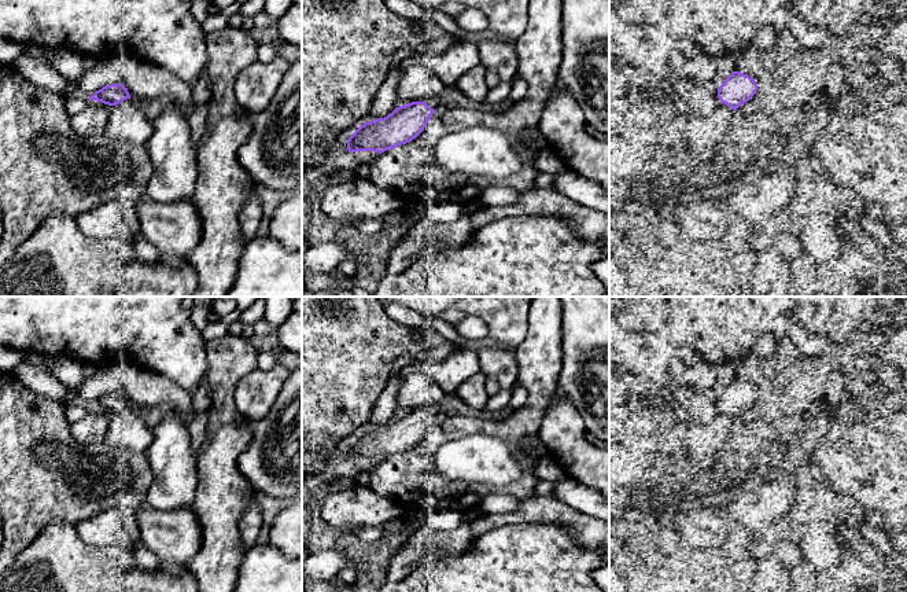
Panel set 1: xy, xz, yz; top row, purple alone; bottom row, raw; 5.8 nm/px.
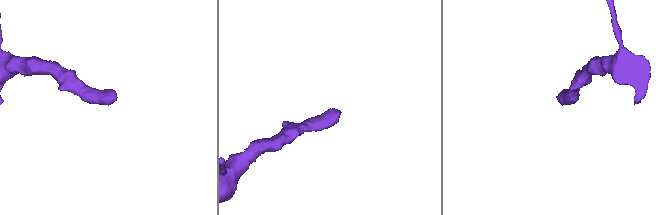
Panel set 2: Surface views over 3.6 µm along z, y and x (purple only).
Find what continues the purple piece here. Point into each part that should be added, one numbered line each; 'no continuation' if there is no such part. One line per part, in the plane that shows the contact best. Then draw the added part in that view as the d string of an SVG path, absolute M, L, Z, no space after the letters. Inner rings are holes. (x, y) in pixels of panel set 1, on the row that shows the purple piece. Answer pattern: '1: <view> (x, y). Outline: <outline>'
1: xy (128, 122). Outline: M126 99L113 107L104 136L139 146L145 151L154 132L154 124L145 118L134 100Z

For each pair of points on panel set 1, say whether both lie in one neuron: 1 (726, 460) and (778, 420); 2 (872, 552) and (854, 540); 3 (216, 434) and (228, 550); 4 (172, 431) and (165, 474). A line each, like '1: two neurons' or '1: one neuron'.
1: two neurons
2: one neuron
3: one neuron
4: one neuron

